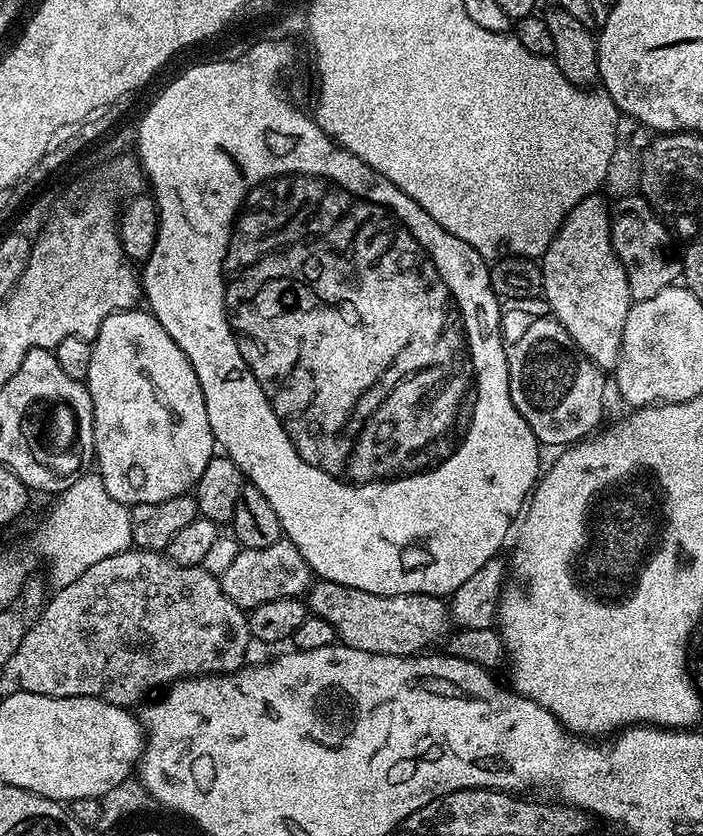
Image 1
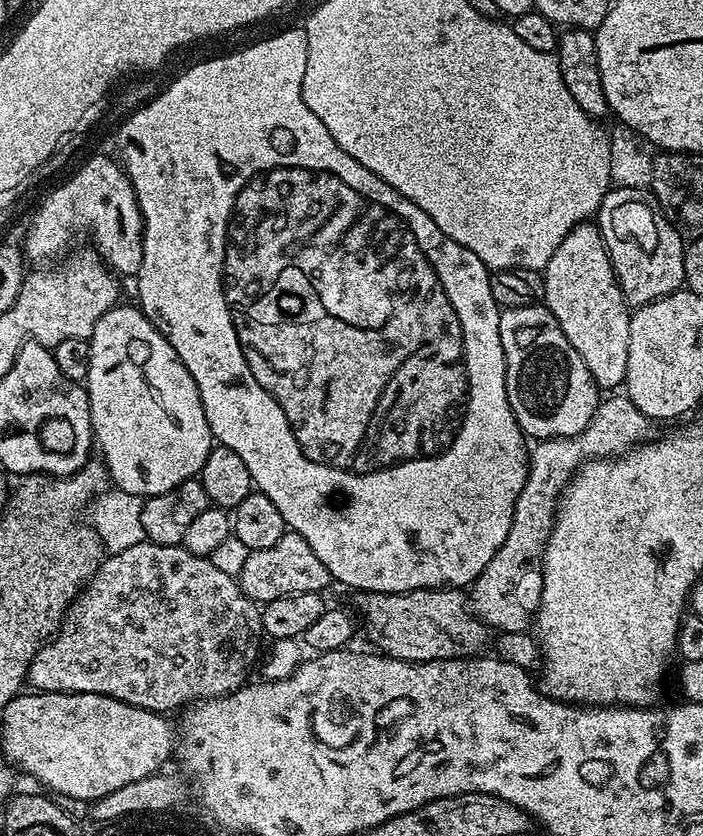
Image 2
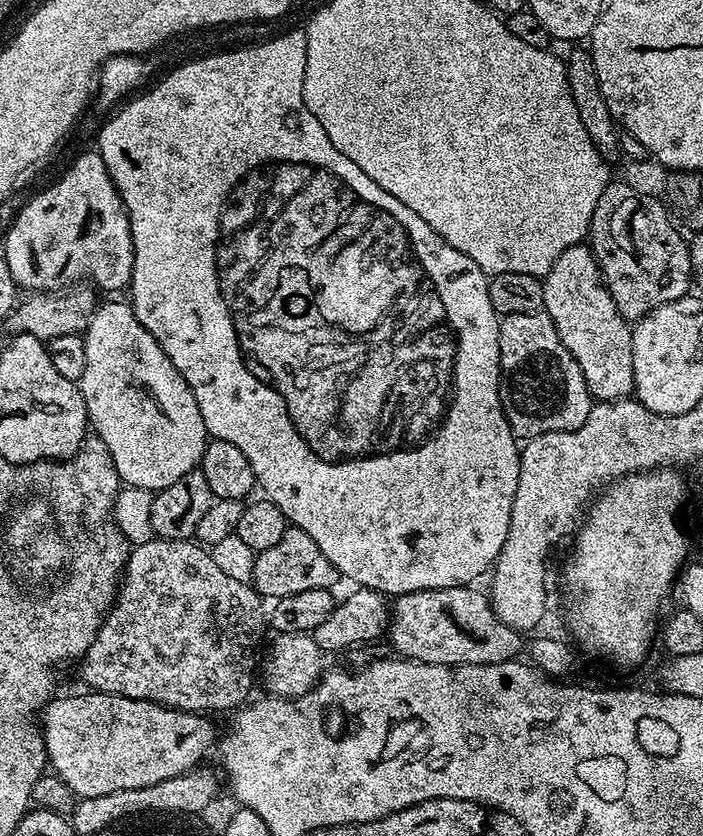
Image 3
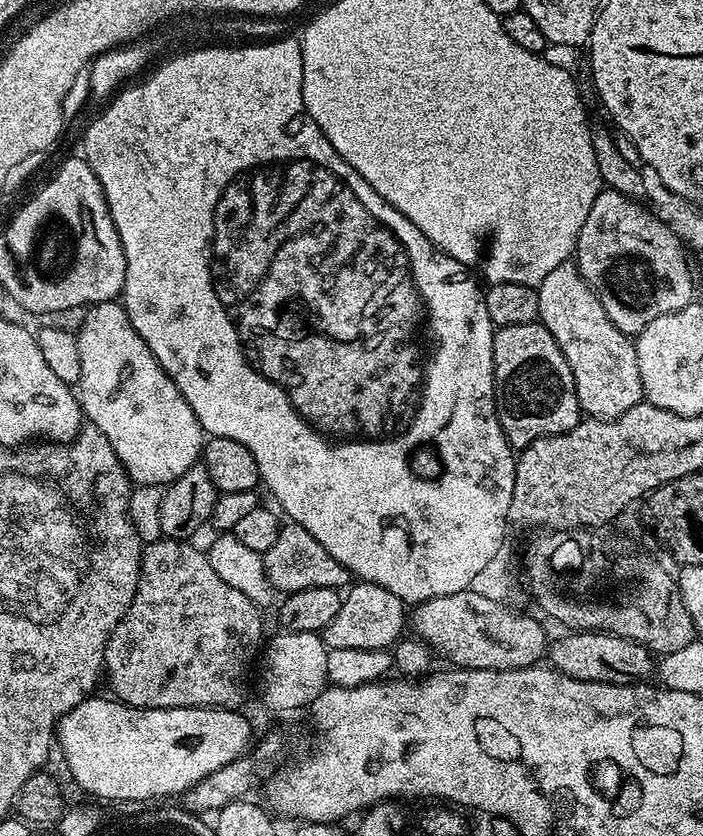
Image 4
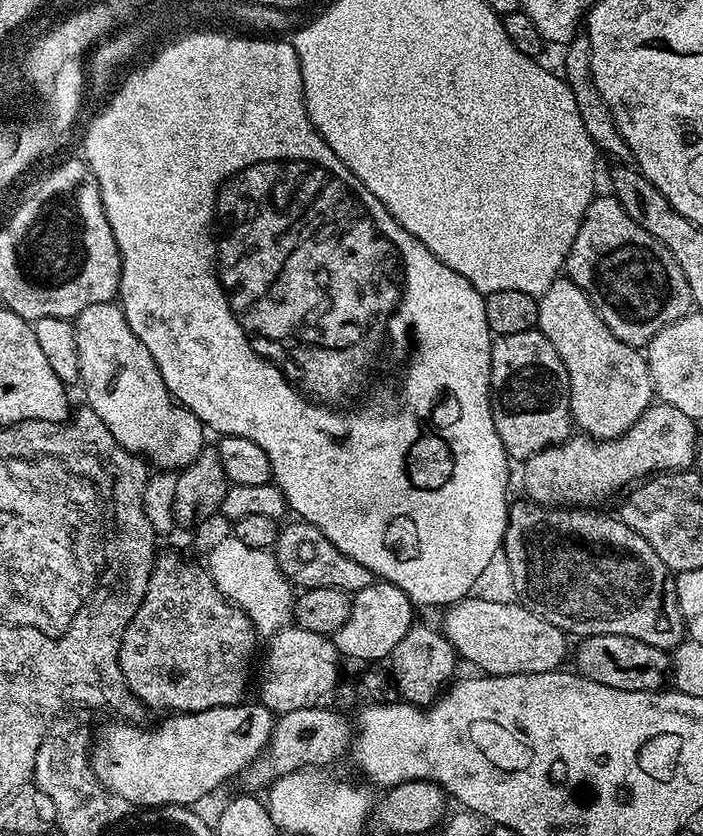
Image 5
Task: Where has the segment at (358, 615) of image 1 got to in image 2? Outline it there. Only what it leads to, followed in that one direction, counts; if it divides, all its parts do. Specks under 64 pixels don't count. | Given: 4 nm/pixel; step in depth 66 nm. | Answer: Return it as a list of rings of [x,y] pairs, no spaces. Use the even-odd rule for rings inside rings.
[[[419,588],[413,592],[361,592],[357,591],[356,608],[364,619],[364,632],[377,644],[379,651],[396,660],[455,660],[475,658],[485,651],[489,629],[472,613],[470,600],[455,588]]]

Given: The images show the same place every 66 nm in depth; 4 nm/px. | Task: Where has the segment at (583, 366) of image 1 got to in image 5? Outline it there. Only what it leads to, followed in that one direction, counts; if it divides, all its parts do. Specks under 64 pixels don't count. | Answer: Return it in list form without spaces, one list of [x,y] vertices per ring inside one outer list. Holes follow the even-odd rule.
[[[539,327],[522,334],[498,336],[492,342],[492,413],[498,438],[513,461],[523,462],[543,448],[560,444],[574,432],[570,410],[570,382],[558,350],[540,333]]]

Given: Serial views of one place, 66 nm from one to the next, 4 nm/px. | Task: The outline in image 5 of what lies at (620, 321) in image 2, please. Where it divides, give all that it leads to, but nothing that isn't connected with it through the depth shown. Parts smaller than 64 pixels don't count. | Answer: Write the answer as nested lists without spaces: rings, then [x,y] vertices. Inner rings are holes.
[[[557,278],[550,286],[550,290],[546,290],[538,297],[540,309],[538,310],[539,330],[540,333],[547,338],[550,346],[554,346],[554,350],[558,350],[558,358],[562,358],[562,366],[566,366],[566,374],[570,382],[570,410],[572,411],[572,419],[575,427],[581,433],[587,434],[594,440],[613,440],[621,436],[626,430],[630,430],[630,426],[634,426],[634,422],[638,422],[638,418],[642,418],[642,414],[648,407],[654,403],[654,393],[652,390],[652,379],[650,378],[650,370],[645,353],[638,348],[632,348],[626,342],[622,342],[622,338],[618,338],[614,334],[614,330],[610,330],[610,326],[606,326],[606,322],[602,322],[602,318],[598,314],[598,310],[590,302],[590,298],[578,286],[574,286],[574,282],[567,278]]]

